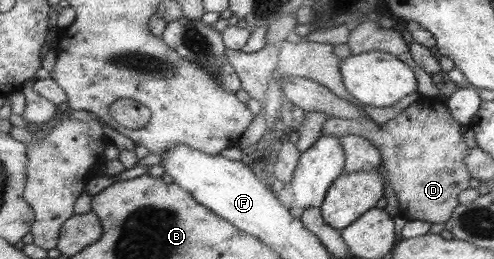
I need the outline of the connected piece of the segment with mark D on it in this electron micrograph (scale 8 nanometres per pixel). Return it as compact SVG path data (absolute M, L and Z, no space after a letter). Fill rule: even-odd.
M423 97L409 104L395 118L381 125L368 117L364 120L328 117L322 125L322 134L330 134L334 137L352 134L368 139L374 148L378 149L385 184L392 188L393 196L396 196L399 205L397 215L406 221L424 220L430 224L438 224L445 223L450 218L454 207L458 204L458 193L468 188L468 181L471 178L464 166L464 157L468 155L468 149L461 136L462 129L463 126L451 117L444 102L437 97Z

